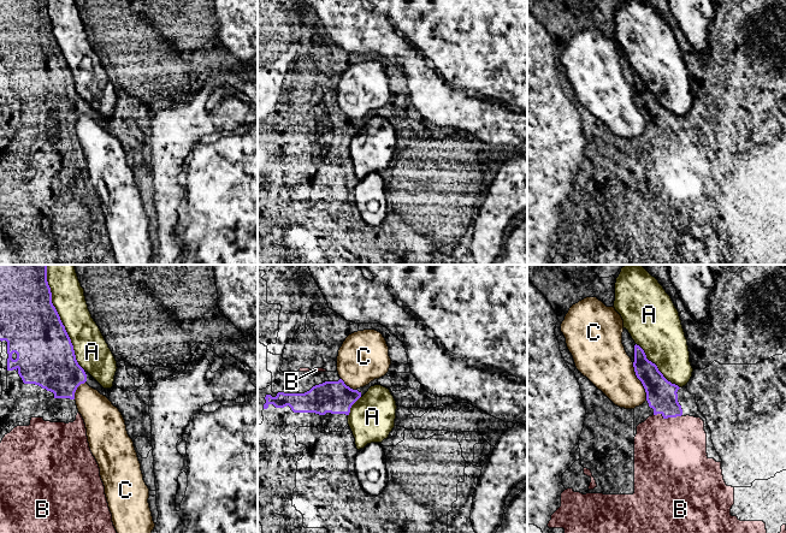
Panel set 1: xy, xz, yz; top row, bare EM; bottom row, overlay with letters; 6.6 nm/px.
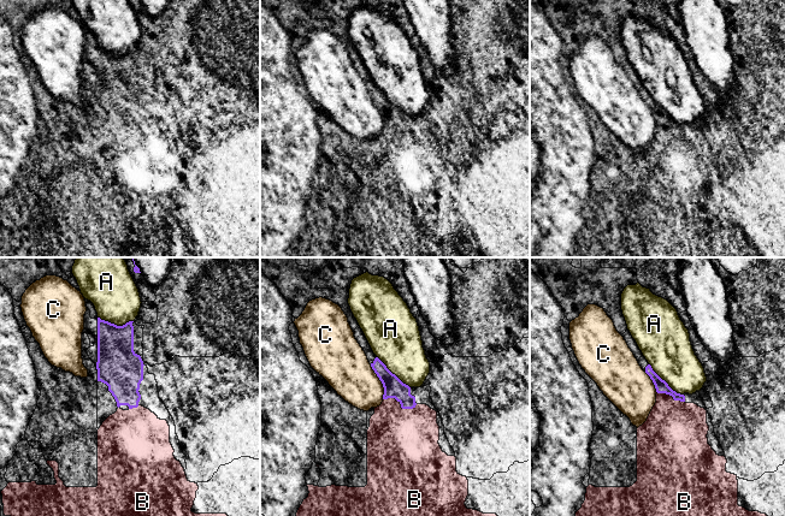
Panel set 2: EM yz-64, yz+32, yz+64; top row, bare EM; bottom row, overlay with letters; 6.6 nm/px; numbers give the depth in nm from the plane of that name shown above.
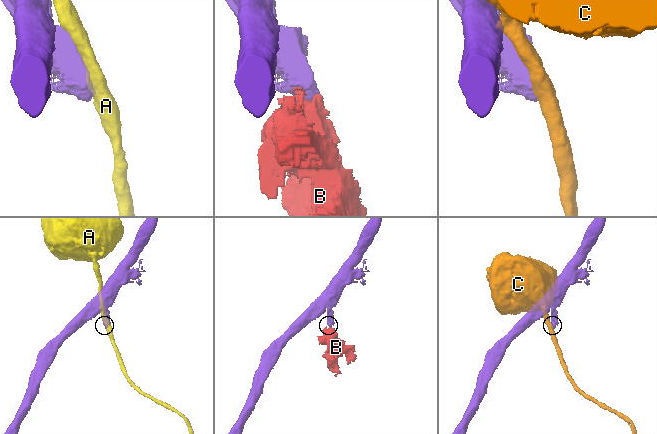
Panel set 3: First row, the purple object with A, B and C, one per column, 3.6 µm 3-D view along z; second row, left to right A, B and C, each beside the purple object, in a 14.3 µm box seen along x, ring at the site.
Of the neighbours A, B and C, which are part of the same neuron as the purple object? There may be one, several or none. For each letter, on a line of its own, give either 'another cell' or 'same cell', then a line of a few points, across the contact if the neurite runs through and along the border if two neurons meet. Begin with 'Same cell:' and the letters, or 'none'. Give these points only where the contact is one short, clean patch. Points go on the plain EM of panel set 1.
Same cell: none
A: another cell
B: another cell; line yz (681, 144), (674, 148), (663, 148), (660, 144), (654, 146)
C: another cell

